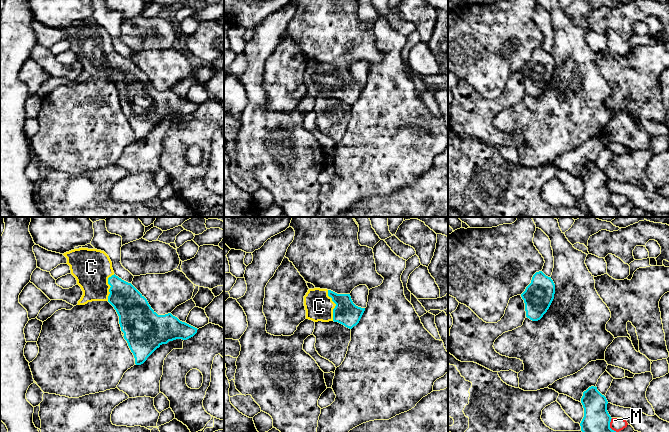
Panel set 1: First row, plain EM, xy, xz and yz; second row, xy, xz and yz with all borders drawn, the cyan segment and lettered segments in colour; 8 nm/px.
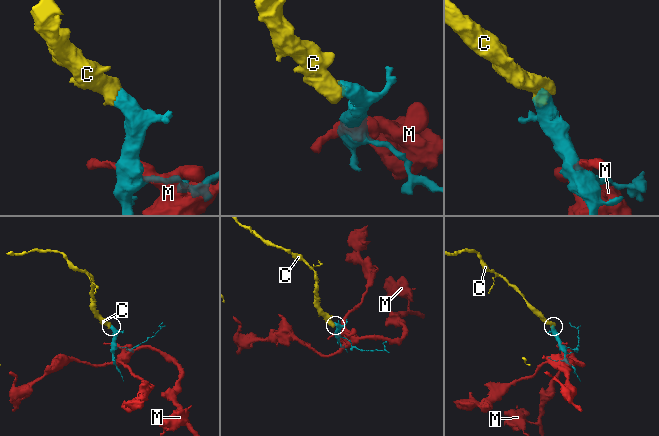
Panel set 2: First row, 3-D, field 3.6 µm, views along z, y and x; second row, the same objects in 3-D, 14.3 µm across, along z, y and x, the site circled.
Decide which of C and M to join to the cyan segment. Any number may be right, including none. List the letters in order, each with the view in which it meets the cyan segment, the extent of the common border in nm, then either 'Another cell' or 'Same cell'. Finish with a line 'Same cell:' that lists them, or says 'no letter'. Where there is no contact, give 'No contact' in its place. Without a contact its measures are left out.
C: Touches cyan in xz. Shared border 260 nm. Same cell
M: Touches cyan in yz. Shared border 130 nm. Another cell
Same cell: C

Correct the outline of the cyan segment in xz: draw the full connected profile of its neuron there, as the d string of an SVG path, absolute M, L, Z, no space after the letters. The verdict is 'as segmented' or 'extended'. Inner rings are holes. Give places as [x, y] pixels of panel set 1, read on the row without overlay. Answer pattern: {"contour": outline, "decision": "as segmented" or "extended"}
{"contour": "M309 65L304 72L306 95L314 98L338 98L352 105L356 102L365 84L356 82L350 70L337 70L331 66Z", "decision": "extended"}

